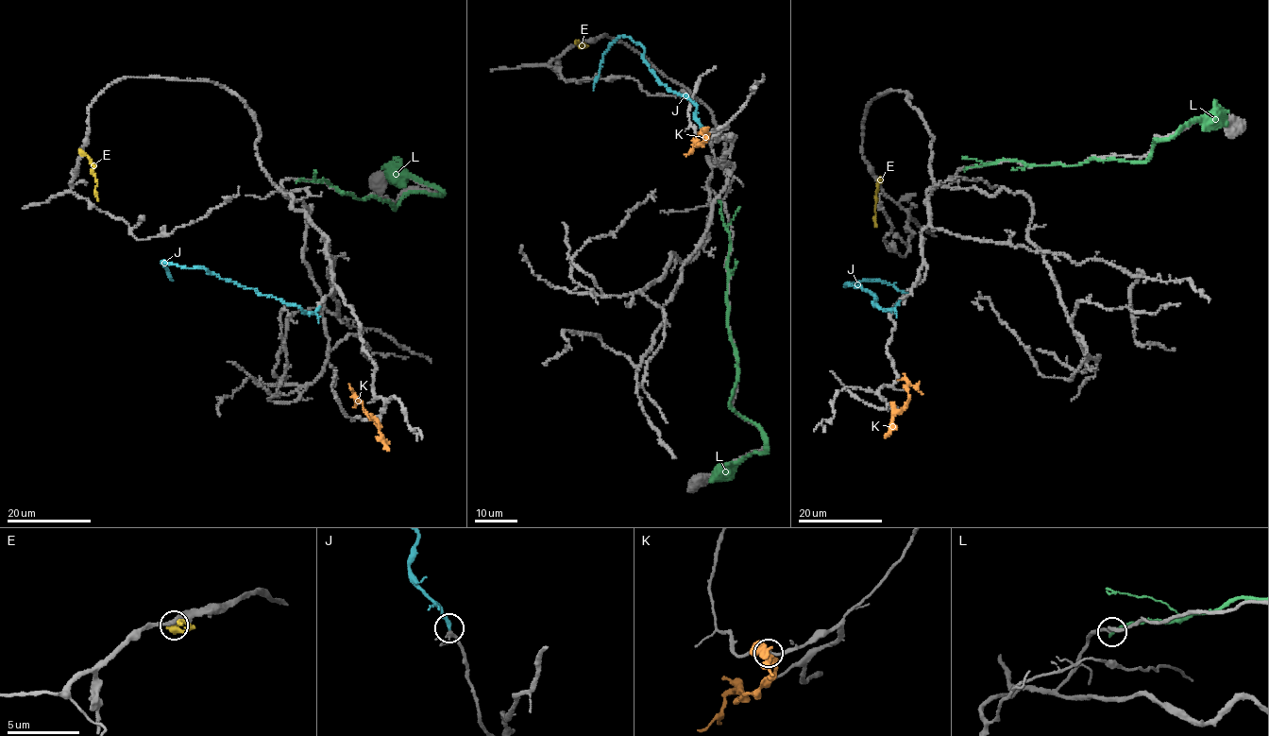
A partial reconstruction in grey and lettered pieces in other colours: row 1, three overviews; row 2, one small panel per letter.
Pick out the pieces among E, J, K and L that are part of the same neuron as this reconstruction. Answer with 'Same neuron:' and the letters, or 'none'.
Same neuron: J

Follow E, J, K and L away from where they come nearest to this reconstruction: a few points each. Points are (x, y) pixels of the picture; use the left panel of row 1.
E: (81, 152), (93, 166), (98, 200)
J: (319, 307), (312, 312), (301, 312), (300, 308), (203, 267), (186, 268), (161, 261), (172, 280)
K: (372, 418), (355, 397), (353, 408)
L: (297, 180), (323, 179), (356, 198), (376, 197), (395, 209), (409, 194), (440, 195), (433, 186), (381, 169)

